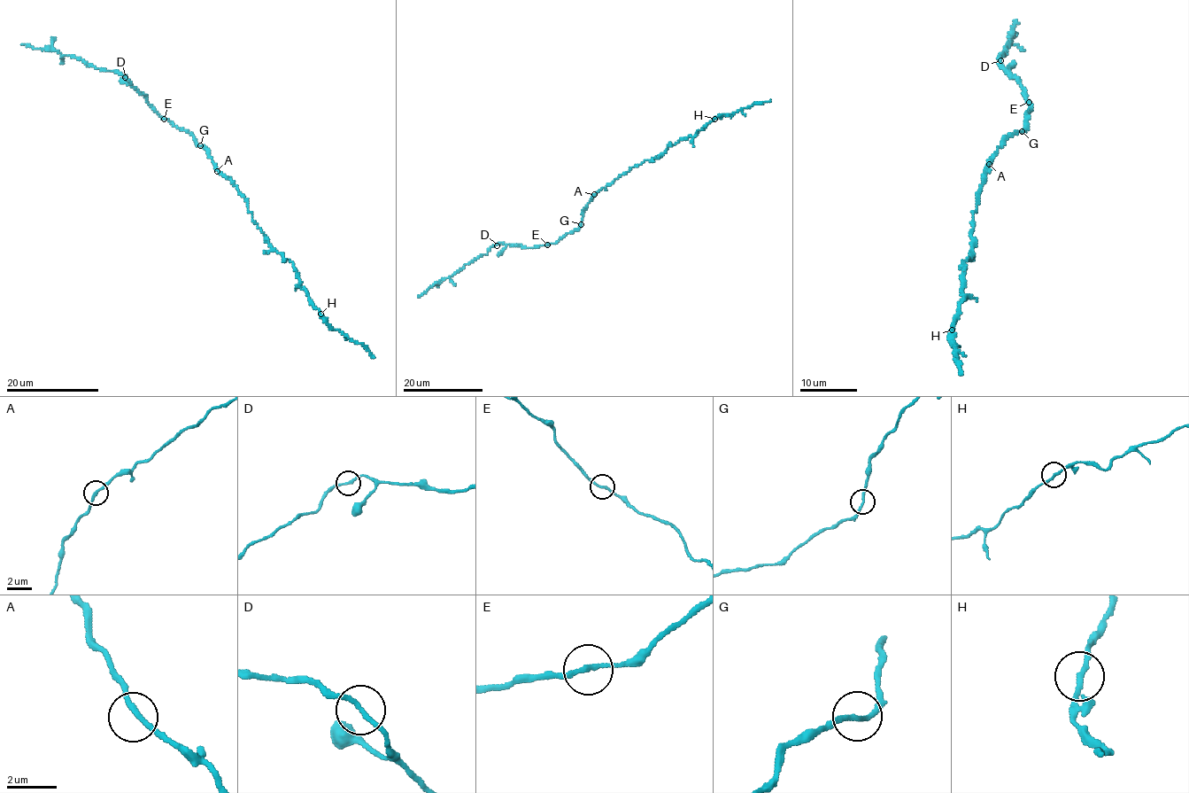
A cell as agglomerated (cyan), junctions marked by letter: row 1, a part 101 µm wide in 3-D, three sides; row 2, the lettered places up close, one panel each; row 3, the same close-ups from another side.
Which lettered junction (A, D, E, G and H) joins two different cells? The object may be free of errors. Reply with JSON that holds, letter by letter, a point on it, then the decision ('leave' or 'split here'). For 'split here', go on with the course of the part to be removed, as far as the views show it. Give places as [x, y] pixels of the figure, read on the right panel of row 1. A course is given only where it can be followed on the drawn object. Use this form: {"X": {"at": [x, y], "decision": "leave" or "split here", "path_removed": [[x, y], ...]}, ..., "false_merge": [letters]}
{"A": {"at": [989, 164], "decision": "leave"}, "D": {"at": [1000, 60], "decision": "leave"}, "E": {"at": [1029, 102], "decision": "leave"}, "G": {"at": [1022, 131], "decision": "leave"}, "H": {"at": [952, 330], "decision": "split here", "path_removed": [[951, 329], [950, 339], [958, 345], [955, 356], [961, 375]]}, "false_merge": ["H"]}

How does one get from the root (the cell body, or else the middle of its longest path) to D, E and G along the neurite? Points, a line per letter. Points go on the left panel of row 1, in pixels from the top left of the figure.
D: (218, 169), (206, 150), (195, 142), (193, 136), (160, 116), (125, 77)
E: (218, 169), (206, 150), (195, 142), (193, 136), (164, 119)
G: (218, 169), (206, 150), (200, 145)

